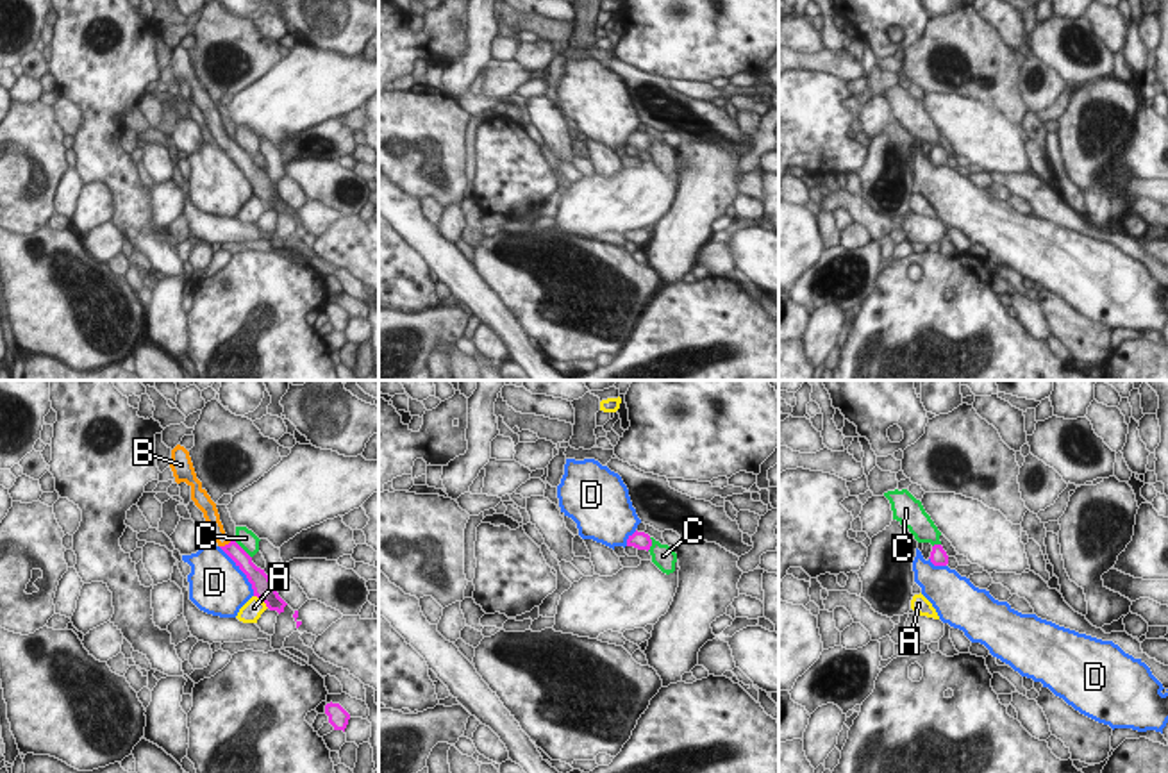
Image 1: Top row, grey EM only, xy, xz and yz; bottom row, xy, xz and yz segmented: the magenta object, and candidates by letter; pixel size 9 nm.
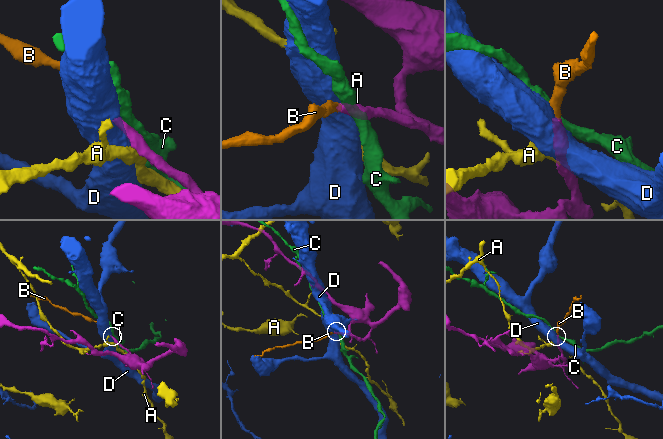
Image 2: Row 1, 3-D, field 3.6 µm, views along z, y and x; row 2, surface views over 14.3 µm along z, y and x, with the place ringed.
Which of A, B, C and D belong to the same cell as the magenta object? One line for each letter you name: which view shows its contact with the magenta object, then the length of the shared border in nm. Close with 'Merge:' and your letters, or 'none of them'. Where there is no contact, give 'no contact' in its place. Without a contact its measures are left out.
B: meets magenta in xy; contact 120 nm long
Merge: B

